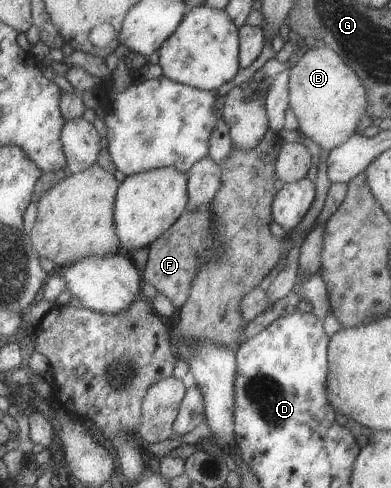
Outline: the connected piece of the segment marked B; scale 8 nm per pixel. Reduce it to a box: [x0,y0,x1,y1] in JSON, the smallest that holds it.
[289,44,368,151]

